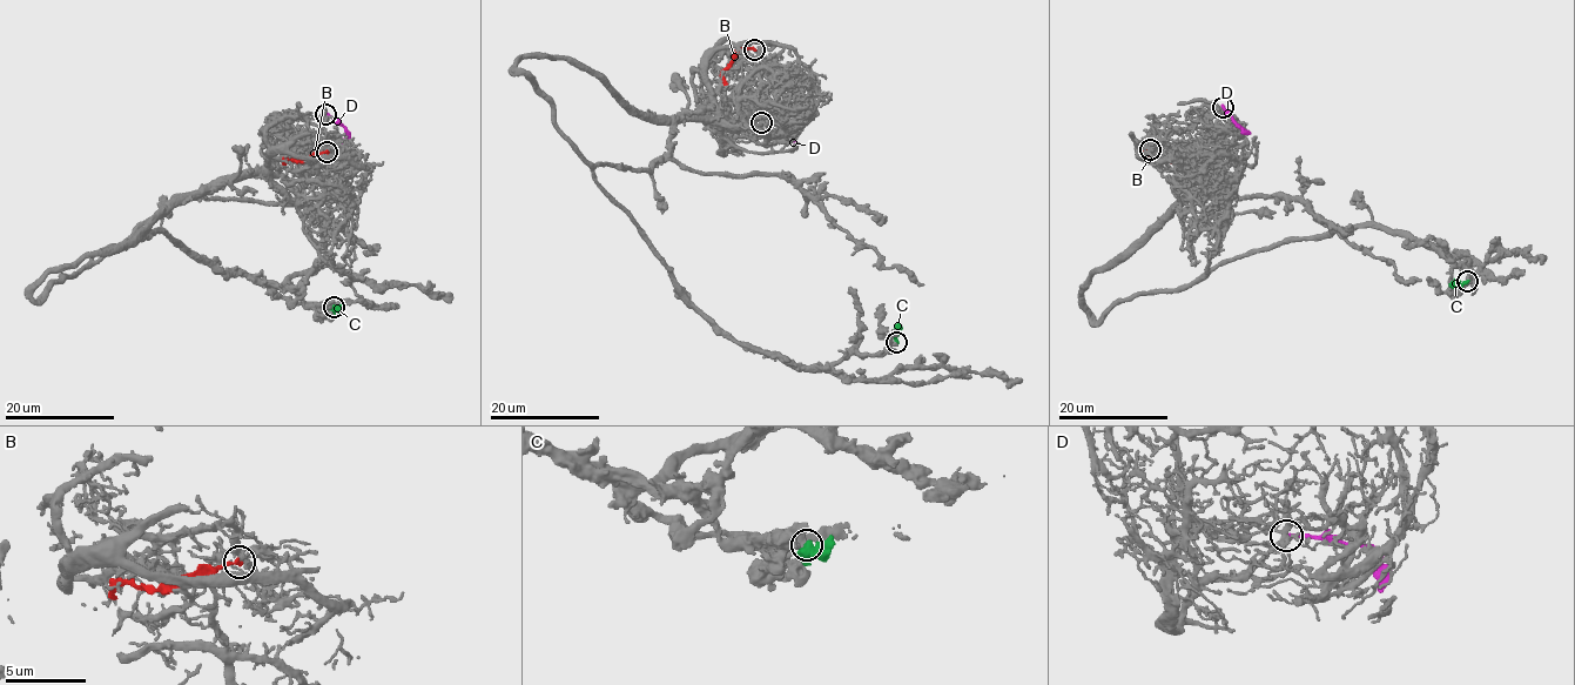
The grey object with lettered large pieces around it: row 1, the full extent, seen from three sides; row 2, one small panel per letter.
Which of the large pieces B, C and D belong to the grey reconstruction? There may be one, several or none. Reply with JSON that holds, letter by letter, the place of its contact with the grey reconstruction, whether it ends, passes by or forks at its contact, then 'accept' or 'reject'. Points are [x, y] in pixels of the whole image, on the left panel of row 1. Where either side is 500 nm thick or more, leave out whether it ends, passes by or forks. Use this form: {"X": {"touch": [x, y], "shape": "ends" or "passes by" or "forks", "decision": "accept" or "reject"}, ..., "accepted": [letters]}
{"B": {"touch": [327, 152], "shape": "ends", "decision": "reject"}, "C": {"touch": [334, 307], "decision": "reject"}, "D": {"touch": [325, 114], "shape": "ends", "decision": "reject"}, "accepted": []}

